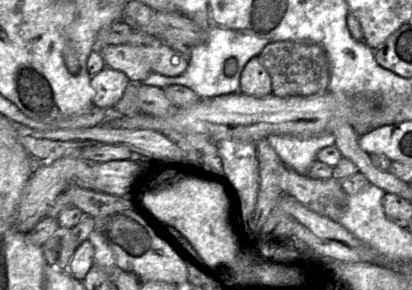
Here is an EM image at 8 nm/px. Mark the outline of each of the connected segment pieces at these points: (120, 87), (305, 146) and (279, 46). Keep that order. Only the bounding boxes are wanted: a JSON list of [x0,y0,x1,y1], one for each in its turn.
[[91,67,130,109],[266,131,335,175],[257,40,330,96]]

